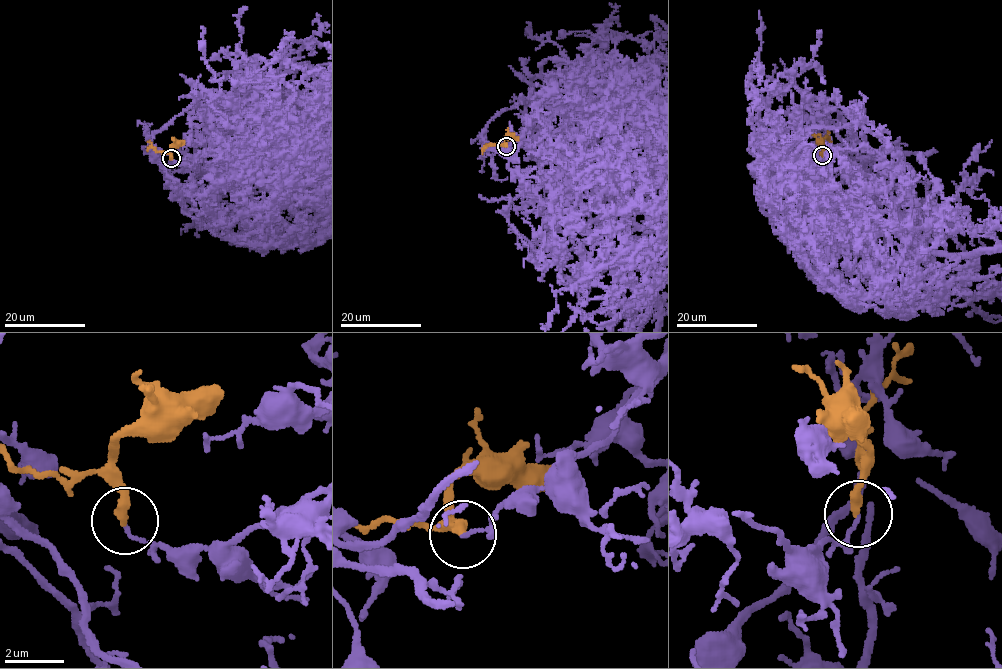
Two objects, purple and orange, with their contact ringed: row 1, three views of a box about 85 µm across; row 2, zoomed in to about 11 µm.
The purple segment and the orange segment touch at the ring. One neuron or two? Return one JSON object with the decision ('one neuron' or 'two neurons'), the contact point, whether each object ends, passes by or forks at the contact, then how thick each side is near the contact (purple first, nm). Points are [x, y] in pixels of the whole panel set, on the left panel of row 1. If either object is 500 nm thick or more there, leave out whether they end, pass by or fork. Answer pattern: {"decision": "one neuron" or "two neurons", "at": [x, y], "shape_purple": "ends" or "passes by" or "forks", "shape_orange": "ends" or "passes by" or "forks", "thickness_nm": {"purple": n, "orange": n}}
{"decision": "two neurons", "at": [171, 158], "shape_purple": "ends", "shape_orange": "ends", "thickness_nm": {"purple": 100, "orange": 320}}

